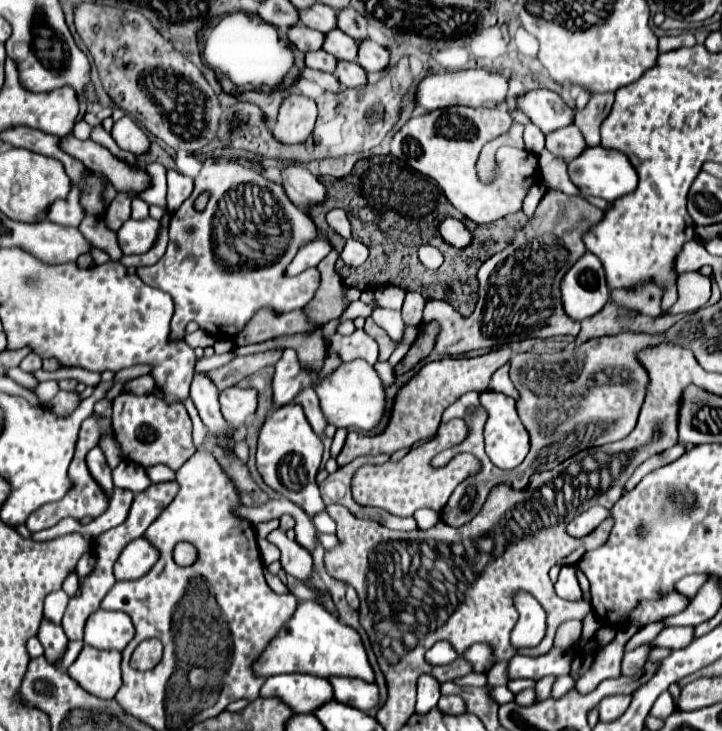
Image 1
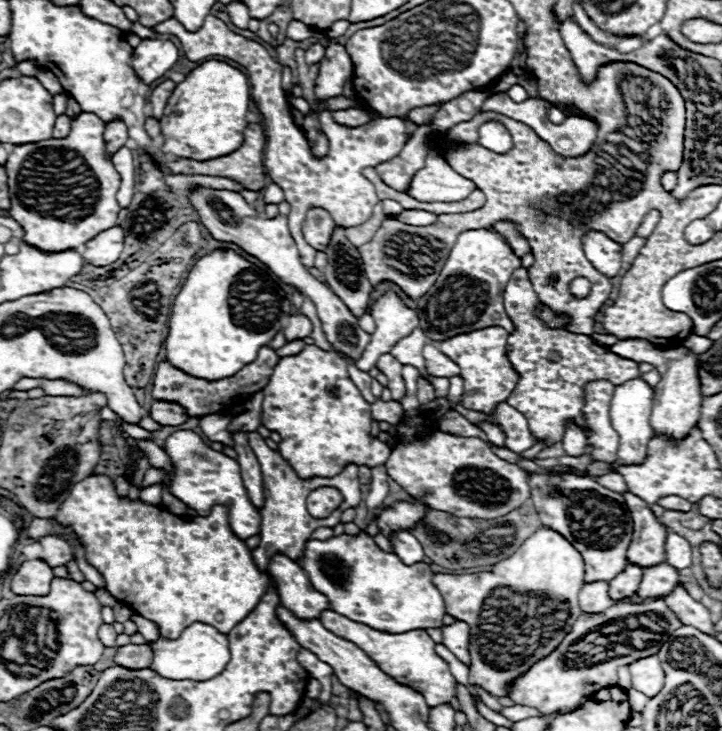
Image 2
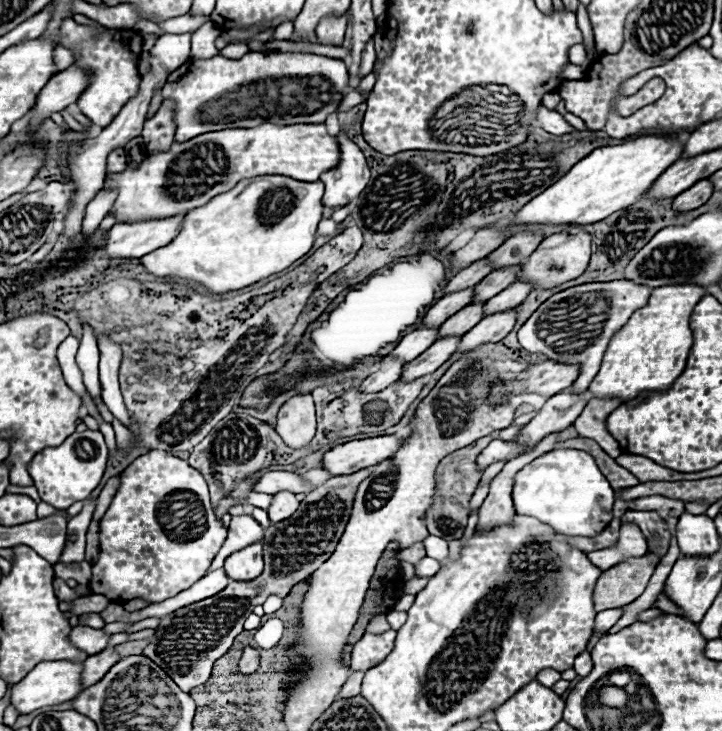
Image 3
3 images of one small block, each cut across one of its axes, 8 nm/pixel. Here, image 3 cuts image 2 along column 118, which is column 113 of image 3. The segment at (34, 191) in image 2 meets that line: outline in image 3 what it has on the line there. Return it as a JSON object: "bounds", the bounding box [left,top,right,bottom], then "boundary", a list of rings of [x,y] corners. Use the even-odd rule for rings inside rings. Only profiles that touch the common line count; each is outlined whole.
{"bounds":[106,122,340,222],"boundary":[[[266,122],[256,128],[228,128],[228,130],[218,130],[218,132],[196,136],[182,144],[172,144],[168,152],[146,156],[140,168],[136,170],[126,168],[120,174],[112,174],[106,182],[110,186],[118,186],[118,198],[112,208],[116,218],[120,218],[120,222],[134,222],[134,220],[166,218],[166,216],[188,212],[190,208],[198,208],[200,204],[206,204],[206,200],[212,200],[214,196],[228,192],[230,188],[234,188],[234,184],[238,184],[244,178],[280,174],[280,176],[290,176],[294,180],[302,180],[302,182],[316,182],[320,174],[334,168],[338,160],[340,160],[340,148],[338,148],[336,136],[330,136],[324,124],[278,126],[278,124]]]}

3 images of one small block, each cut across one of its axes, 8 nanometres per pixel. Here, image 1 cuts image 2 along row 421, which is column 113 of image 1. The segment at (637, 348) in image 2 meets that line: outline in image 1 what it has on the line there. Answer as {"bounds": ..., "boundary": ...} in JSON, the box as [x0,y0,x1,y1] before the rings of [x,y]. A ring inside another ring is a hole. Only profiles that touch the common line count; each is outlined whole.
{"bounds":[68,646,122,700],"boundary":[[[84,646],[76,662],[68,668],[68,674],[92,696],[112,700],[122,686],[120,662],[122,654],[116,650]]]}

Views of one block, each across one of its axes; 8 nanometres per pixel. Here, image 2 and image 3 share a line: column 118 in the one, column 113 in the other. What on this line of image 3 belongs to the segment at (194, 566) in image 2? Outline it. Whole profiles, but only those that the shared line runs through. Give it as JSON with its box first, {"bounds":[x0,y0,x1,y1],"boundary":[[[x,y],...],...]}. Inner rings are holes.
{"bounds":[88,450,220,604],"boundary":[[[150,450],[148,454],[138,456],[120,474],[120,488],[100,520],[100,556],[92,564],[92,576],[88,582],[92,594],[102,594],[112,602],[140,598],[148,604],[158,604],[174,598],[182,590],[188,590],[194,582],[206,576],[214,556],[218,554],[220,538],[204,534],[180,542],[170,540],[164,534],[158,522],[158,508],[162,498],[174,490],[190,490],[198,498],[208,498],[202,474],[186,460],[162,450]]]}

